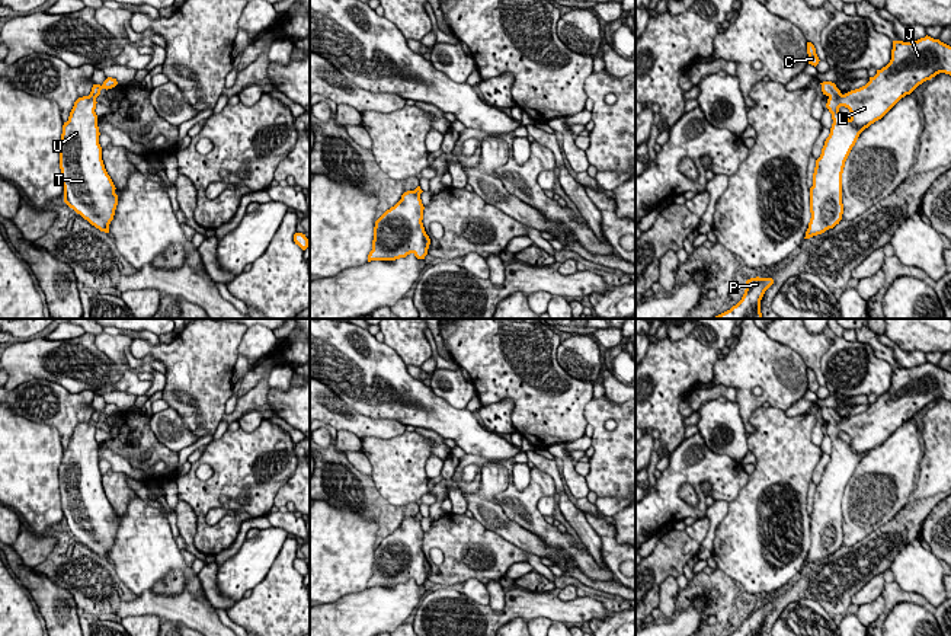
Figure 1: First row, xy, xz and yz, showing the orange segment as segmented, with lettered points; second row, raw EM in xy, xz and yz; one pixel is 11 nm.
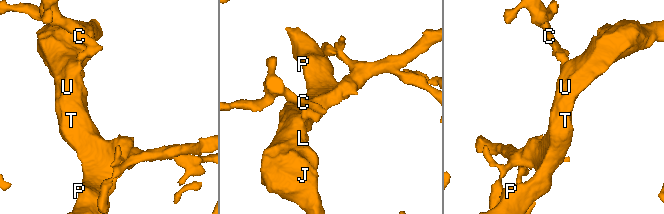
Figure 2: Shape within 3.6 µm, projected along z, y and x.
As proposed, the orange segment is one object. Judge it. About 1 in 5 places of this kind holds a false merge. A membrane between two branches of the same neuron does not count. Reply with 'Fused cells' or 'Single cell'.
Single cell

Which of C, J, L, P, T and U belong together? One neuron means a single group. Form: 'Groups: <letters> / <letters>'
Groups: C J L P T U

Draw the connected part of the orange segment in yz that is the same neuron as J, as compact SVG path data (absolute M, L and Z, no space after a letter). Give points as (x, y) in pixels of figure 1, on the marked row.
M926 35L913 42L893 41L890 63L859 89L842 95L835 83L820 83L829 98L826 108L833 124L816 160L810 188L811 218L804 239L822 234L842 220L842 173L859 134L939 73L951 76L951 47Z

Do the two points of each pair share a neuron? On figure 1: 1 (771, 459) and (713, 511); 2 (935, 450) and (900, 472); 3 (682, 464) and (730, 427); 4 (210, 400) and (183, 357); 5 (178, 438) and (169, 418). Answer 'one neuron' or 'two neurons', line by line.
1: two neurons
2: two neurons
3: two neurons
4: one neuron
5: one neuron

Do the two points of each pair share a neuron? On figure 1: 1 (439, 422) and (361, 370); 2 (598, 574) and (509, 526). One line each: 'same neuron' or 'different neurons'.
1: same neuron
2: different neurons

